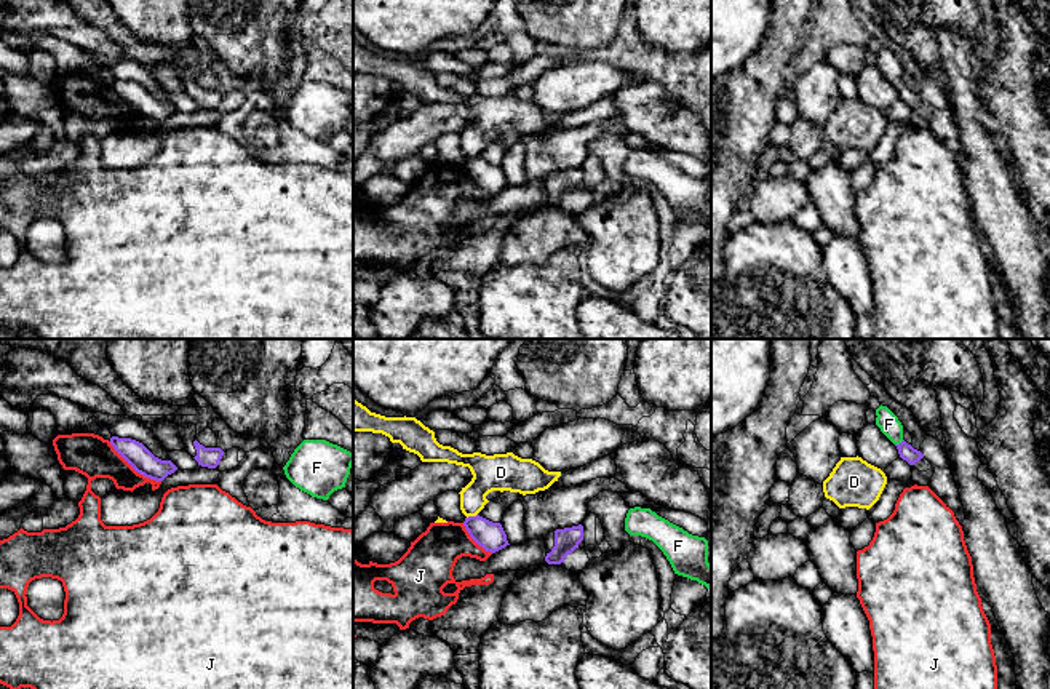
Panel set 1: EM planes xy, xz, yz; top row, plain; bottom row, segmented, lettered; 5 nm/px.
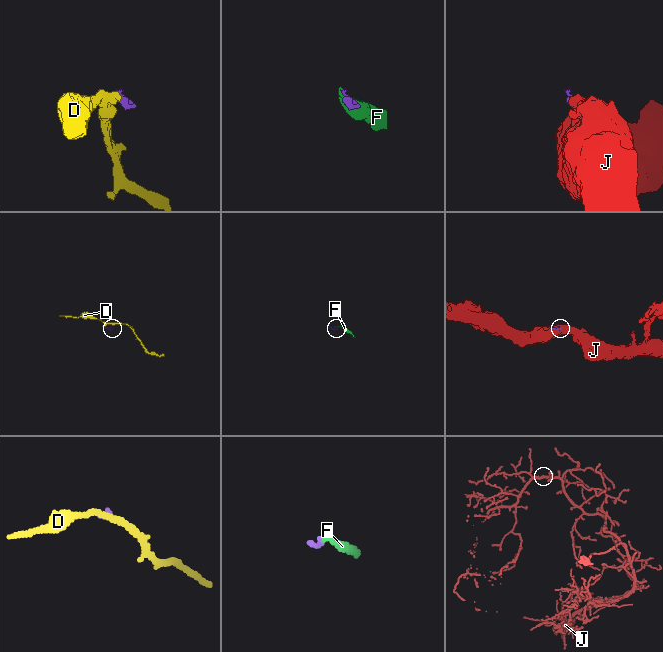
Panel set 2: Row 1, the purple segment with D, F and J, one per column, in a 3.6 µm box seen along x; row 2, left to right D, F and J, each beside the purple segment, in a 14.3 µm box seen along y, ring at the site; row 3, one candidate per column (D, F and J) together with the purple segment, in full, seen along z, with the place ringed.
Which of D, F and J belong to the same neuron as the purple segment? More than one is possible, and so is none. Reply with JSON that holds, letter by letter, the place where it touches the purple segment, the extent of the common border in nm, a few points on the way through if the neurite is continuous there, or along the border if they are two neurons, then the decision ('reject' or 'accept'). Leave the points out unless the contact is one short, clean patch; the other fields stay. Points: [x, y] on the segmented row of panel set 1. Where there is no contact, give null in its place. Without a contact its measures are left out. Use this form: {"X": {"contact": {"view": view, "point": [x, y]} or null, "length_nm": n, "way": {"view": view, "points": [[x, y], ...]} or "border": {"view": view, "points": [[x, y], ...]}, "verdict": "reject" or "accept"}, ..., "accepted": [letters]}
{"D": {"contact": {"view": "xz", "point": [472, 517]}, "length_nm": 60, "border": {"view": "xz", "points": [[477, 513], [467, 518]]}, "verdict": "reject"}, "F": {"contact": {"view": "yz", "point": [900, 443]}, "length_nm": 50, "way": {"view": "yz", "points": [[906, 451], [900, 443], [889, 424]]}, "verdict": "accept"}, "J": {"contact": {"view": "xy", "point": [135, 469]}, "length_nm": 340, "border": {"view": "xy", "points": [[109, 442], [138, 472], [160, 481]]}, "verdict": "reject"}, "accepted": ["F"]}

